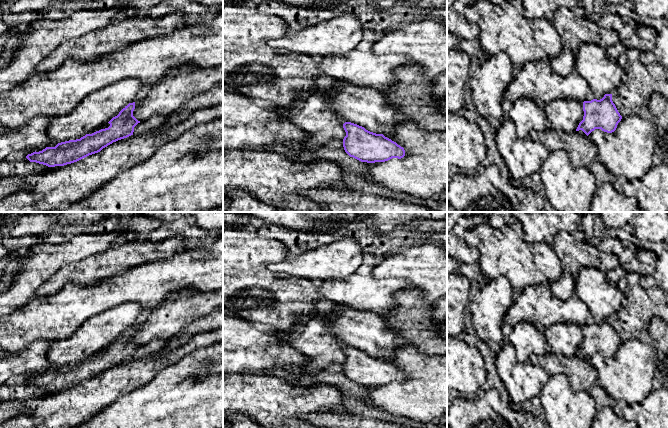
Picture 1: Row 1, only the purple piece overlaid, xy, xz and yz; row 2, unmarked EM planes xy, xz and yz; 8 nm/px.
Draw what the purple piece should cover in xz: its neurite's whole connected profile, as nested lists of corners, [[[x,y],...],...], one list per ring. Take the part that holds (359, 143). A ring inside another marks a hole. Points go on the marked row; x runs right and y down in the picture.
[[[345,122],[343,128],[346,132],[343,139],[345,152],[361,162],[385,162],[405,156],[404,148],[383,134],[370,132],[351,122]]]

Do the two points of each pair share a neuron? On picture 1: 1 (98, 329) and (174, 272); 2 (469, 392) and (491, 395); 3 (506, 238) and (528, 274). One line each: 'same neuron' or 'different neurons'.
1: different neurons
2: different neurons
3: same neuron

